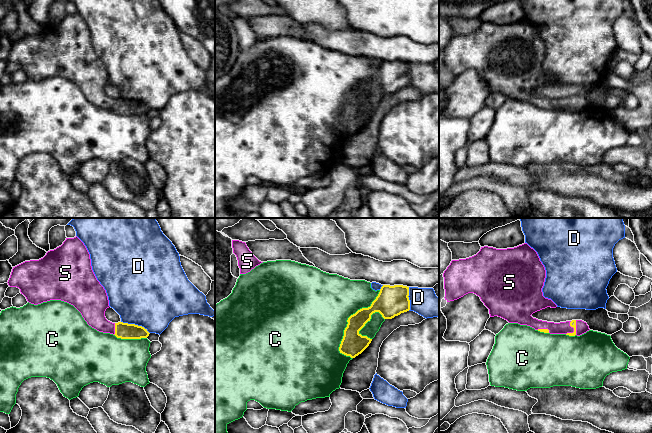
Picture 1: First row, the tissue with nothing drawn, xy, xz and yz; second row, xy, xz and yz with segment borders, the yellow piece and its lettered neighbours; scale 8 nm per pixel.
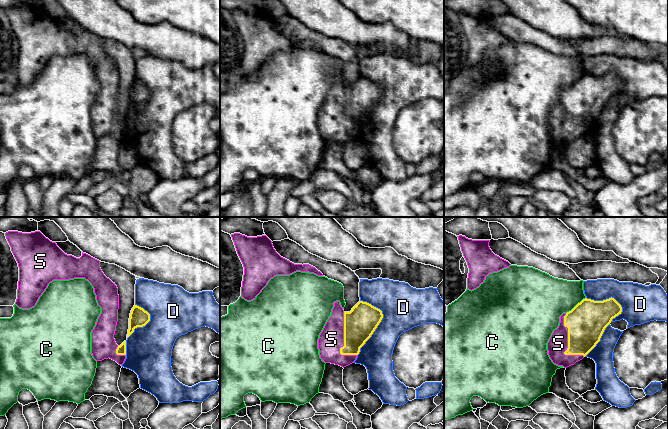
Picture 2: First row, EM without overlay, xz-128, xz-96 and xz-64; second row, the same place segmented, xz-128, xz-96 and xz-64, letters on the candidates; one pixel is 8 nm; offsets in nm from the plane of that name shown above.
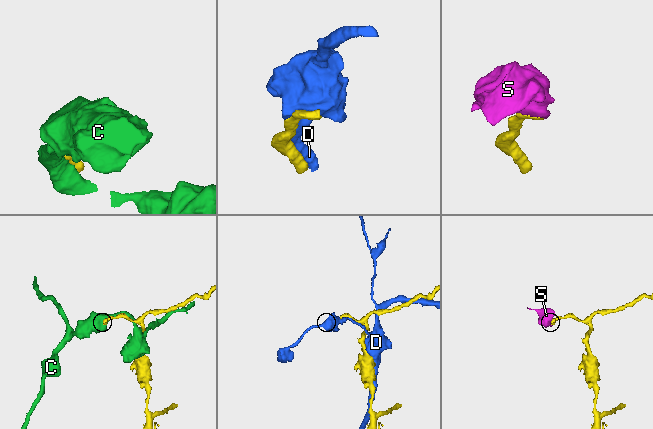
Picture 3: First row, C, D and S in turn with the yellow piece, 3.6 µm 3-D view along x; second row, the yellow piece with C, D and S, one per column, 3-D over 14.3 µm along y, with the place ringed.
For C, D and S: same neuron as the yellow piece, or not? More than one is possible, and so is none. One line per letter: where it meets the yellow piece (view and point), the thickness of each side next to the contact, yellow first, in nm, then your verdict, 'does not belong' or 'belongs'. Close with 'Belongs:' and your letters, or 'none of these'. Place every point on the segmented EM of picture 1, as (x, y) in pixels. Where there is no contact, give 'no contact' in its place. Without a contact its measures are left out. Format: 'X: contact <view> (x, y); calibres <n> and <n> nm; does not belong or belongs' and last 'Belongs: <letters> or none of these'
C: contact xz (349, 317); calibres 190 and 480 nm; does not belong
D: contact xy (134, 324); calibres 130 and 500 nm; does not belong
S: contact yz (574, 329); calibres 50 and 100 nm; belongs
Belongs: S

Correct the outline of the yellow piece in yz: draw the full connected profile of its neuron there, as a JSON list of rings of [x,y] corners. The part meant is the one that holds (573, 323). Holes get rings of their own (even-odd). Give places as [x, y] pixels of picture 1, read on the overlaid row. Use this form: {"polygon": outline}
{"polygon": [[[527,243],[514,248],[496,249],[484,246],[469,258],[452,260],[443,273],[445,300],[457,300],[468,293],[480,297],[489,309],[490,317],[498,316],[509,323],[527,325],[535,330],[550,334],[566,334],[580,336],[589,331],[589,326],[582,320],[560,323],[547,322],[533,318],[531,315],[547,307],[557,305],[543,296],[542,288],[546,278],[546,270],[537,252]]]}

